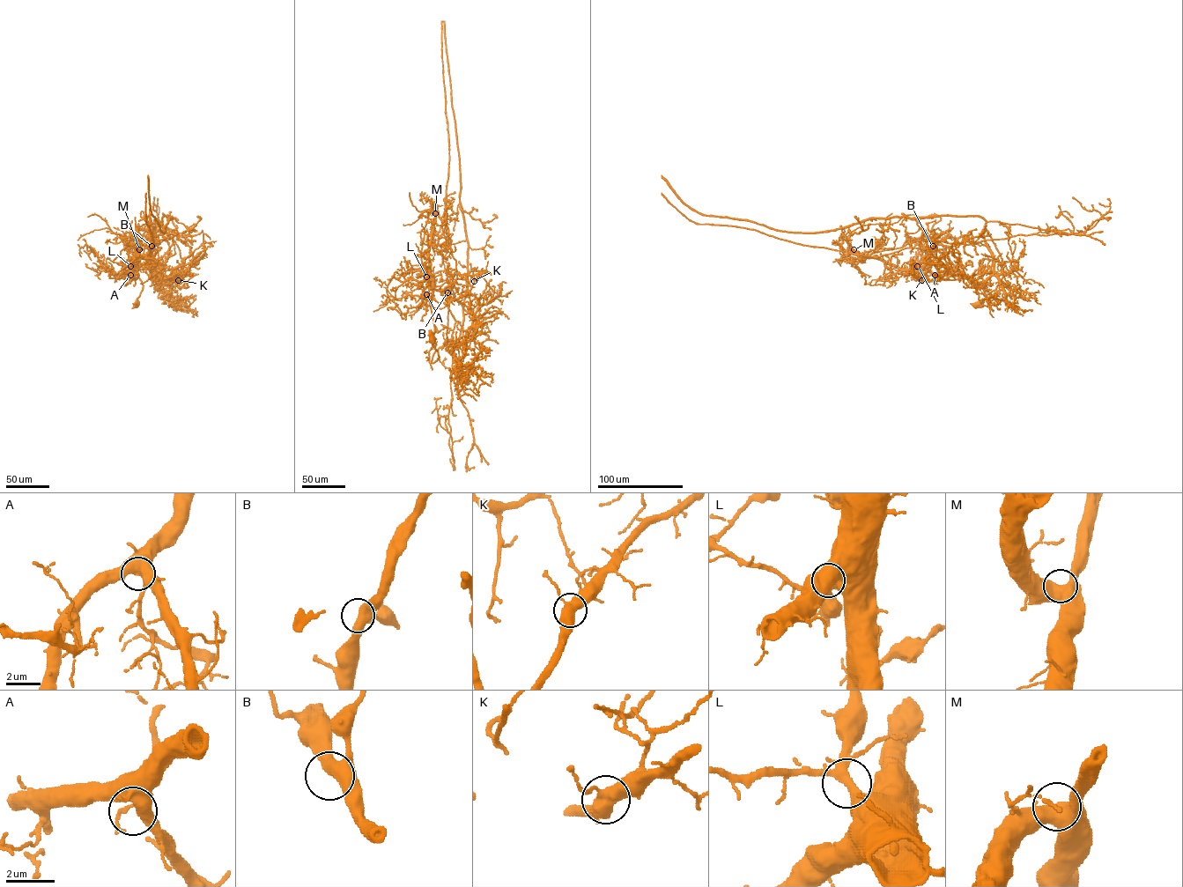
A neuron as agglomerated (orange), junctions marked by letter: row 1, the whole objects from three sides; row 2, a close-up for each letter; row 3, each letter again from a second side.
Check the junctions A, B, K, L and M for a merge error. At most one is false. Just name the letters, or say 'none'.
K

